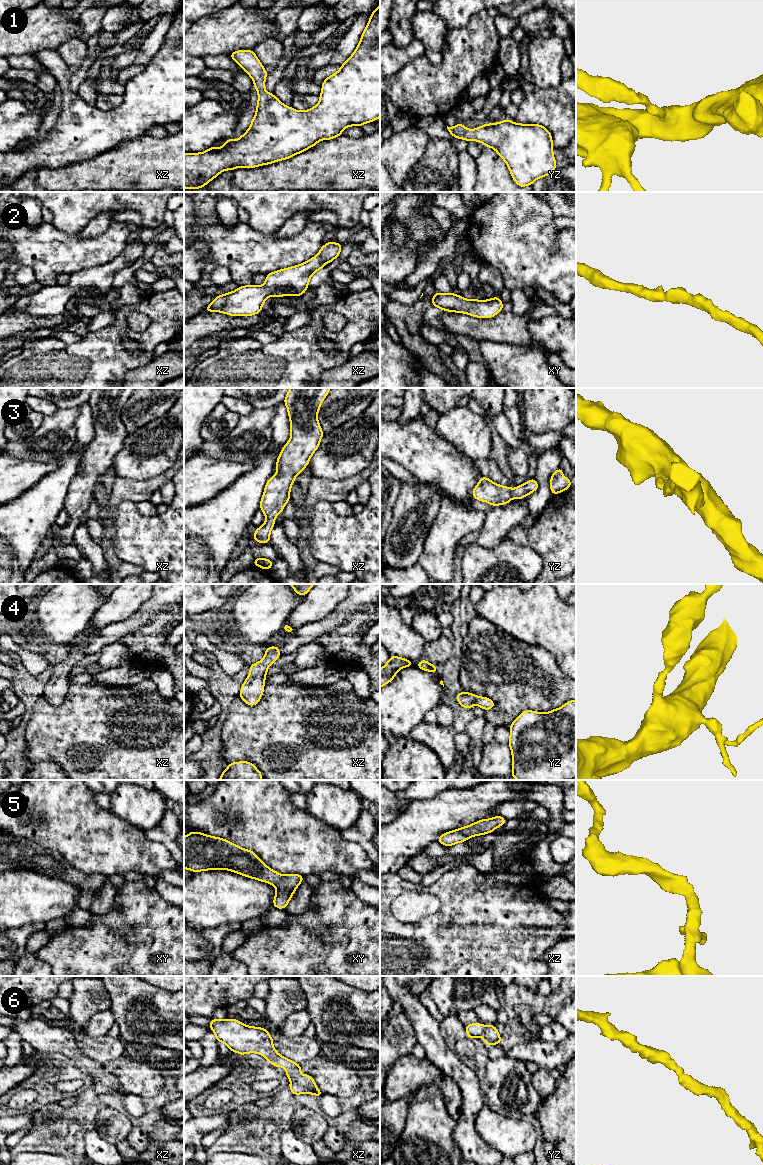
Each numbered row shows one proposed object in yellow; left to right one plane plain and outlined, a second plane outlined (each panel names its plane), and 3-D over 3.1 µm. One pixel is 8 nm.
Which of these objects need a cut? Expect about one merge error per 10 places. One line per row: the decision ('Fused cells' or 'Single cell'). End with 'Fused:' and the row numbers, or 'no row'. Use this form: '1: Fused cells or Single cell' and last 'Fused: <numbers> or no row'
1: Single cell
2: Single cell
3: Single cell
4: Single cell
5: Single cell
6: Single cell
Fused: no row

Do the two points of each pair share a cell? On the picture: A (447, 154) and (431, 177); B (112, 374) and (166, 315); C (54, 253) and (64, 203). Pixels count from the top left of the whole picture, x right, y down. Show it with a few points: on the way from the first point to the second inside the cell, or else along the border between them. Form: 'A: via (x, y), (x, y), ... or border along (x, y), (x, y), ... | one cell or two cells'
A: via (441, 160), (436, 171) | one cell
B: via (130, 361), (148, 351), (156, 333) | one cell
C: border along (51, 222), (66, 233), (79, 233) | two cells

